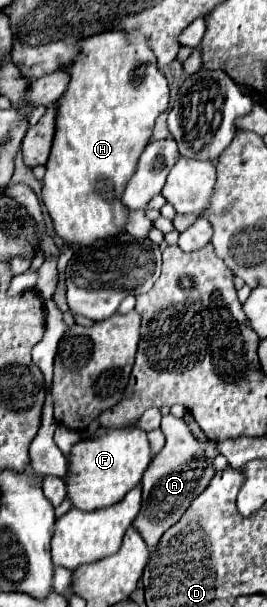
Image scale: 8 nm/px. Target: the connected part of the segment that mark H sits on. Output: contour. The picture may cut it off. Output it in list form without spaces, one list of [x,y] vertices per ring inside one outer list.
[[[105,31],[103,35],[95,35],[95,39],[87,39],[87,43],[83,43],[83,59],[71,63],[67,71],[71,83],[57,101],[57,131],[47,161],[47,173],[43,177],[43,203],[53,219],[55,233],[65,245],[79,249],[125,229],[131,211],[123,207],[121,195],[137,169],[141,151],[151,139],[157,117],[169,105],[169,87],[163,73],[155,67],[155,55],[151,55],[151,49],[143,39],[123,35],[121,31]]]

